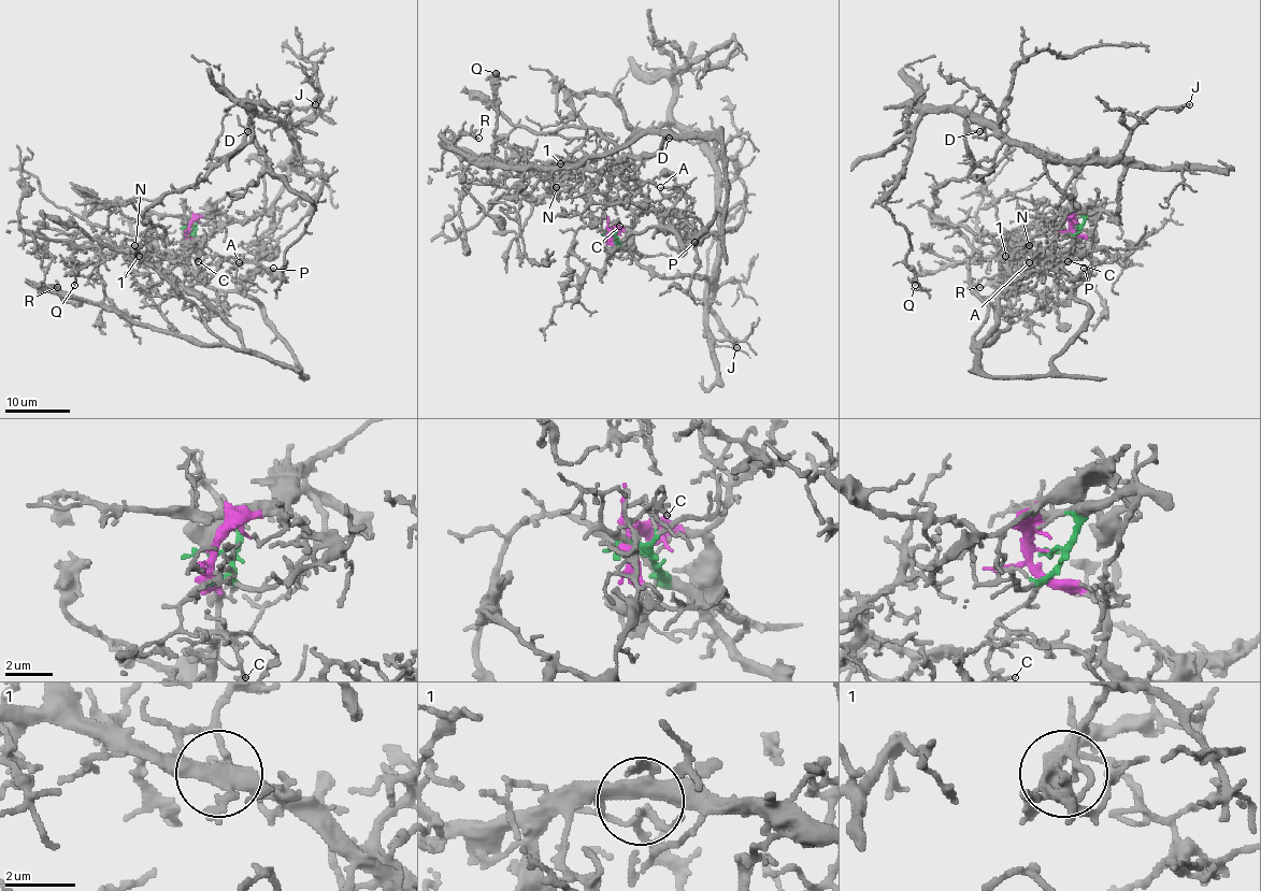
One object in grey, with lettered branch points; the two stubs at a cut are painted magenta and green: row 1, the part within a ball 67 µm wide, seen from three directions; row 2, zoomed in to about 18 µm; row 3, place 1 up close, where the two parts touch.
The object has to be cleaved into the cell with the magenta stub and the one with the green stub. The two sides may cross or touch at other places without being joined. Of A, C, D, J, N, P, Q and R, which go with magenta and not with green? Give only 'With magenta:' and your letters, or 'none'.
With magenta: A, C, N, P, Q, R

